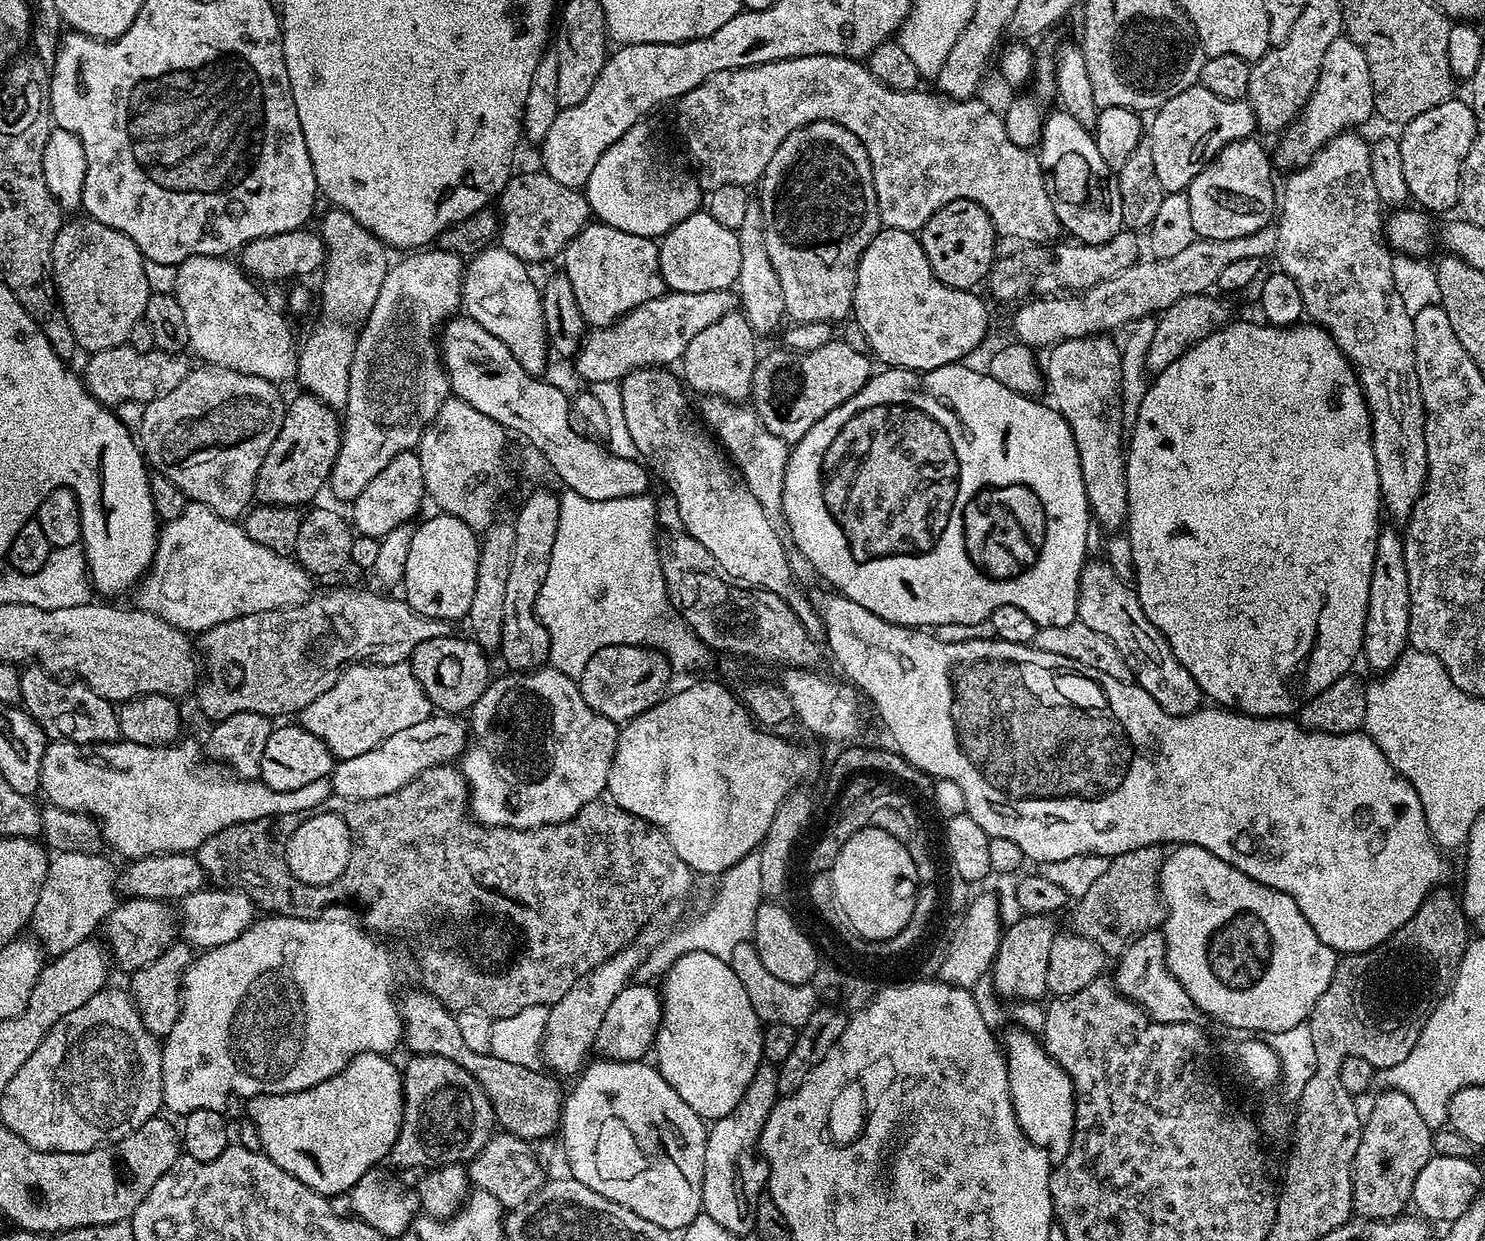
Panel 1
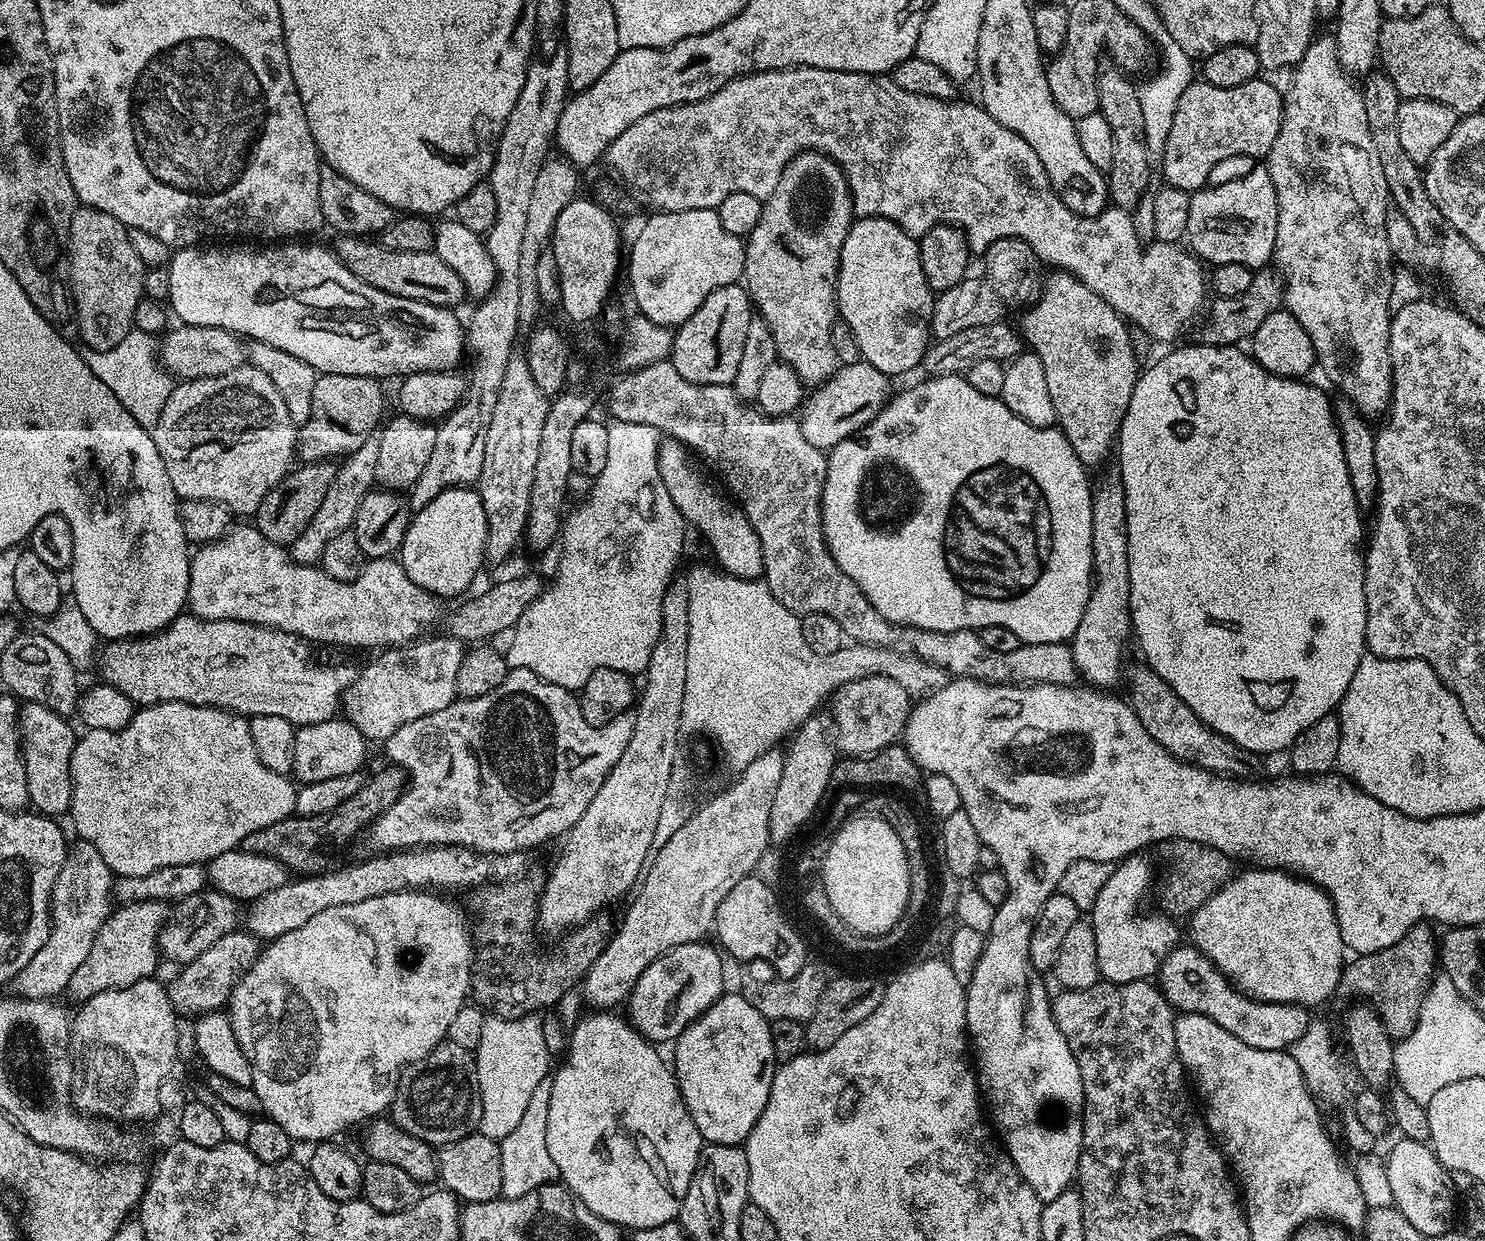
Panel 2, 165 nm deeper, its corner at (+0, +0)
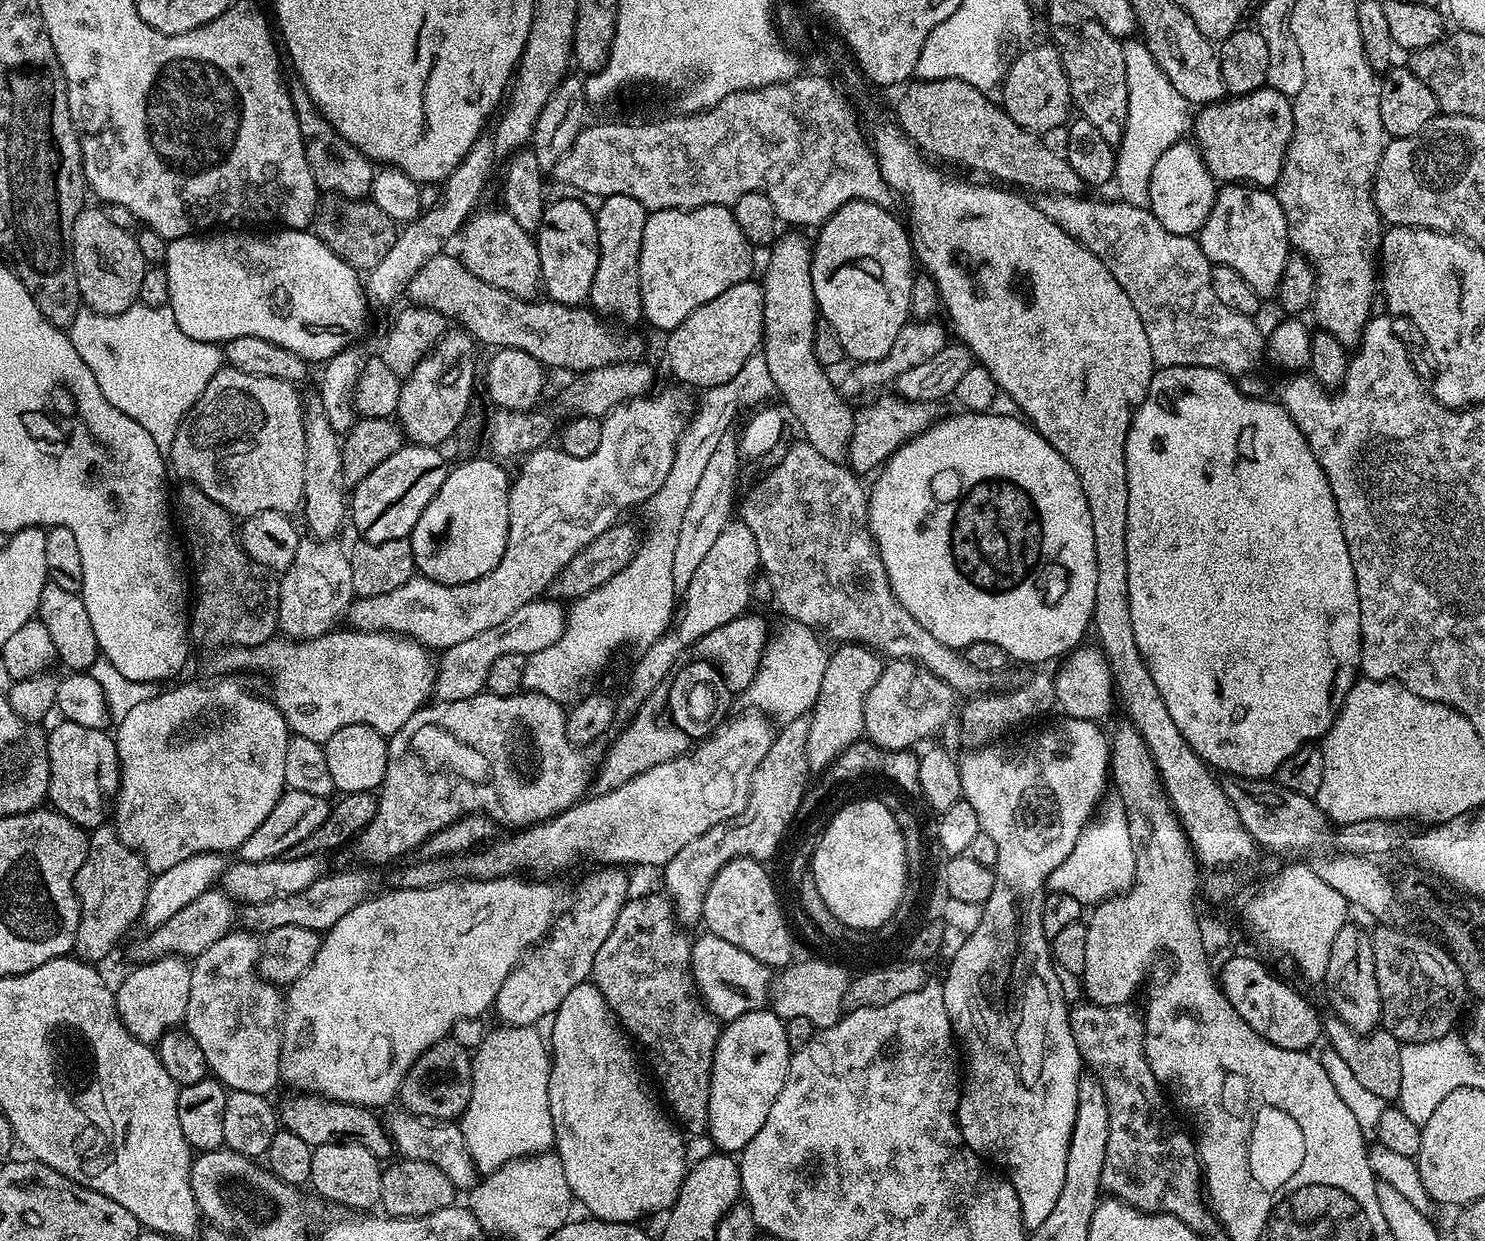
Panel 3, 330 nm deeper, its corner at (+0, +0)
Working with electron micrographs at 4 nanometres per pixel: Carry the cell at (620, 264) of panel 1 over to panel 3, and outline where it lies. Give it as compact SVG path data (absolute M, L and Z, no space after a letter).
M556 200L547 205L540 227L534 233L538 256L541 258L542 288L547 299L557 304L583 305L590 294L590 286L594 282L594 270L598 270L598 226L595 211L580 200Z

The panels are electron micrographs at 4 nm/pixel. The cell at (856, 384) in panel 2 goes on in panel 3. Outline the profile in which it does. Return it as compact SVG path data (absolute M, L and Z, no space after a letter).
M899 394L891 395L880 396L873 404L868 404L861 412L855 413L846 458L852 471L857 474L872 471L875 473L906 441L914 439L919 432L931 428L945 415L946 409L943 408L945 406L943 403L906 400Z

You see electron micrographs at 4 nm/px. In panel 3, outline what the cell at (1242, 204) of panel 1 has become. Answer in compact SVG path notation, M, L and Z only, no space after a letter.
M1239 182L1229 183L1216 193L1216 201L1198 233L1202 254L1214 264L1238 270L1246 283L1262 298L1275 297L1290 255L1286 214L1275 191Z

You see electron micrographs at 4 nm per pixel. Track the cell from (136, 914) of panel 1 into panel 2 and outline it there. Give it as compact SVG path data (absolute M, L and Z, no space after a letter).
M205 890L198 894L190 894L179 901L171 909L164 928L160 932L160 950L165 957L177 960L177 965L189 964L198 954L210 950L218 938L226 938L226 934L237 931L242 920L241 901L215 890Z

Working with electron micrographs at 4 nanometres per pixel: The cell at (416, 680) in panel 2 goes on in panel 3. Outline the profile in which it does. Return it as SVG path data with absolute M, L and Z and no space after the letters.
M541 598L523 604L506 622L498 622L490 630L482 630L482 634L474 634L474 638L466 638L466 642L458 642L458 646L443 649L438 656L436 669L436 687L434 696L441 700L465 700L485 691L490 666L502 654L522 654L533 656L538 650L546 650L546 646L554 646L558 638L562 638L566 608L555 598Z

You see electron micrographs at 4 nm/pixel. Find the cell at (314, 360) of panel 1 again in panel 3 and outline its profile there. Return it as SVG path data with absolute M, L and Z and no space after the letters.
M299 82L293 83L290 91L298 126L304 135L306 162L310 162L316 187L324 194L345 196L351 200L365 199L372 190L373 161L363 156L353 144L346 142L346 138L342 138L342 134L338 134L338 130L334 130L334 126L326 122L318 106L314 106L310 94Z

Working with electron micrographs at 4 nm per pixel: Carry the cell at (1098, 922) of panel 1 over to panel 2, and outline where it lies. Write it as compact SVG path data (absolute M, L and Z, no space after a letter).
M1174 840L1167 845L1168 848L1168 869L1164 872L1164 877L1159 877L1158 892L1160 888L1160 908L1161 913L1172 918L1191 917L1202 906L1202 902L1210 899L1213 892L1218 891L1227 880L1231 880L1234 875L1233 857L1222 854L1222 850L1214 850L1209 844L1199 844L1189 840Z

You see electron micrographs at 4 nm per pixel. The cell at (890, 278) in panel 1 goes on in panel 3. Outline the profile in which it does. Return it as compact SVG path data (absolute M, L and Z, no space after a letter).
M851 200L821 224L812 244L812 285L814 298L823 323L838 334L844 355L849 361L878 360L890 353L894 338L910 320L910 286L914 275L914 249L909 229L888 213L883 204L869 200Z

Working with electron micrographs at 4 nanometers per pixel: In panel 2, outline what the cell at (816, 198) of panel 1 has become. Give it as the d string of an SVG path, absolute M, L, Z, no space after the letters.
M799 152L788 163L786 170L782 170L782 178L778 178L778 186L774 190L774 194L770 194L770 198L764 201L762 218L758 218L758 226L754 226L754 230L746 237L743 283L748 289L748 295L755 311L766 322L766 326L770 326L770 334L774 338L777 357L797 372L797 376L804 386L815 386L824 383L825 380L828 380L836 373L838 367L838 361L834 354L834 342L832 341L832 327L838 319L836 310L836 275L840 265L842 242L846 242L846 234L850 230L853 219L852 192L848 188L848 179L844 177L844 171L841 170L840 166L822 152Z

